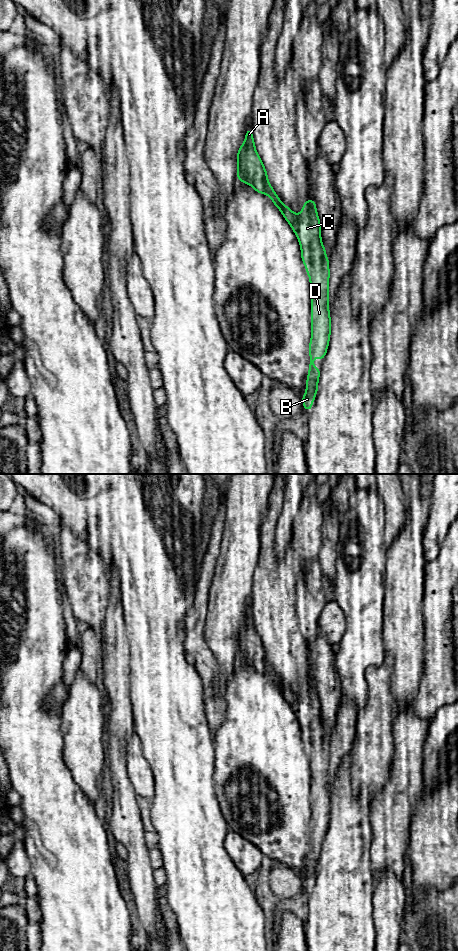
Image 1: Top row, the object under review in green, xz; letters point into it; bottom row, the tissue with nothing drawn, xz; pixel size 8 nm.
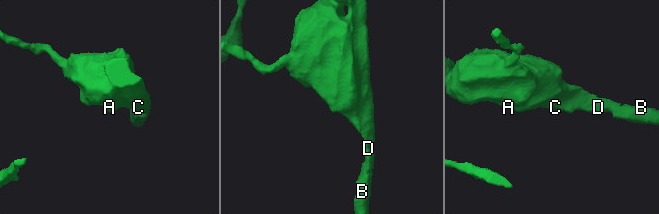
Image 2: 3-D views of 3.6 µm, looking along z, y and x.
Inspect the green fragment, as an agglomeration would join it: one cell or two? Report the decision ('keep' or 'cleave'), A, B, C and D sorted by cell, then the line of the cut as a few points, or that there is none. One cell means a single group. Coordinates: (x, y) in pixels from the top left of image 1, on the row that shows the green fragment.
keep; groups A B C D; cut none

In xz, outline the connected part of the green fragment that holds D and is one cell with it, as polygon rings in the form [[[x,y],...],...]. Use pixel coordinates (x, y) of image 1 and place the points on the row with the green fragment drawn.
[[[247,128],[245,141],[237,153],[237,177],[255,189],[269,195],[296,234],[301,259],[310,279],[311,289],[311,341],[309,343],[309,372],[306,392],[301,397],[303,408],[311,411],[318,390],[321,368],[314,367],[313,355],[323,360],[330,341],[331,319],[329,313],[329,259],[321,239],[321,225],[314,199],[307,200],[299,215],[284,205],[268,181],[267,171],[256,151],[251,128]]]

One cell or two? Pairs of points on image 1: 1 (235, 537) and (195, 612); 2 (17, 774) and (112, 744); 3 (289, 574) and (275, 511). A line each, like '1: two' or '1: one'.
1: two
2: two
3: one

